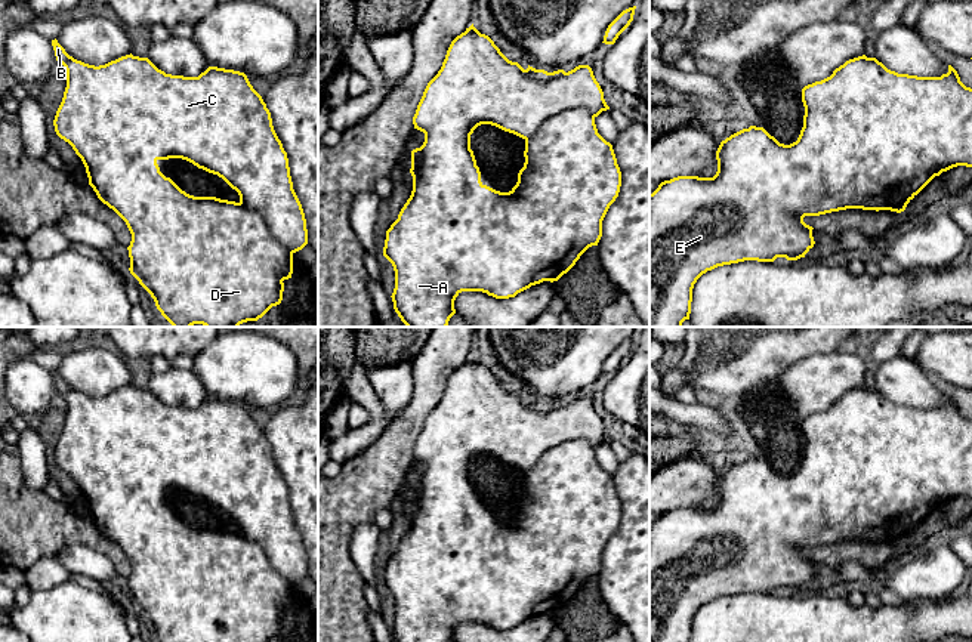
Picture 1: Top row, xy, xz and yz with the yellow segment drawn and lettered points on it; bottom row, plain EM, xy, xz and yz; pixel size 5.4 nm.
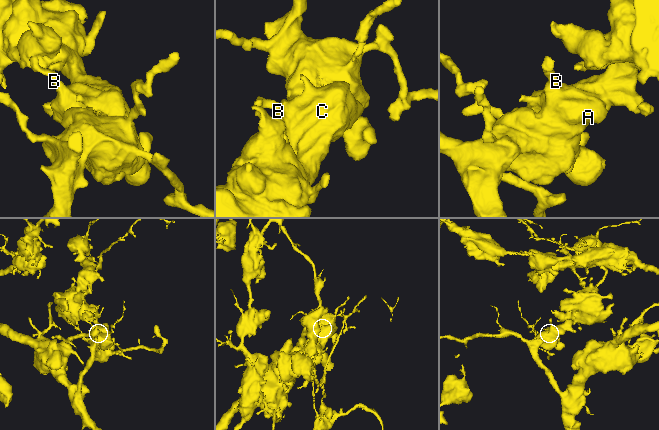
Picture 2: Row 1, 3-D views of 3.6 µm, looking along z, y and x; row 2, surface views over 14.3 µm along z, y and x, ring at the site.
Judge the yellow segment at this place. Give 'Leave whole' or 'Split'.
Leave whole

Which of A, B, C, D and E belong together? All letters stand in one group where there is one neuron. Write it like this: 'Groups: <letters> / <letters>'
Groups: A B C D E

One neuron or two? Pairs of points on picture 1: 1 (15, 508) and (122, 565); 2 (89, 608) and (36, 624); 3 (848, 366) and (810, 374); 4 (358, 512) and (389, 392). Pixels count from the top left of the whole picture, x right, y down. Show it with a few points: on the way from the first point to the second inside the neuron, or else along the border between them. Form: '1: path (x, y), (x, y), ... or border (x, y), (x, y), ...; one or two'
1: path (42, 527), (82, 530), (98, 542); one
2: path (76, 619), (67, 623), (49, 623); one
3: path (839, 372), (818, 374); one
4: border (412, 391), (412, 400), (389, 422); two

